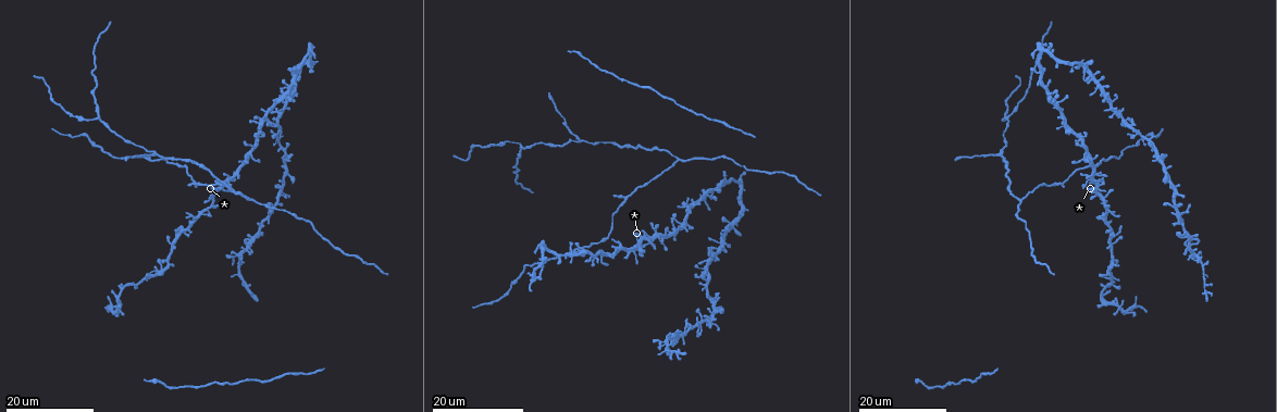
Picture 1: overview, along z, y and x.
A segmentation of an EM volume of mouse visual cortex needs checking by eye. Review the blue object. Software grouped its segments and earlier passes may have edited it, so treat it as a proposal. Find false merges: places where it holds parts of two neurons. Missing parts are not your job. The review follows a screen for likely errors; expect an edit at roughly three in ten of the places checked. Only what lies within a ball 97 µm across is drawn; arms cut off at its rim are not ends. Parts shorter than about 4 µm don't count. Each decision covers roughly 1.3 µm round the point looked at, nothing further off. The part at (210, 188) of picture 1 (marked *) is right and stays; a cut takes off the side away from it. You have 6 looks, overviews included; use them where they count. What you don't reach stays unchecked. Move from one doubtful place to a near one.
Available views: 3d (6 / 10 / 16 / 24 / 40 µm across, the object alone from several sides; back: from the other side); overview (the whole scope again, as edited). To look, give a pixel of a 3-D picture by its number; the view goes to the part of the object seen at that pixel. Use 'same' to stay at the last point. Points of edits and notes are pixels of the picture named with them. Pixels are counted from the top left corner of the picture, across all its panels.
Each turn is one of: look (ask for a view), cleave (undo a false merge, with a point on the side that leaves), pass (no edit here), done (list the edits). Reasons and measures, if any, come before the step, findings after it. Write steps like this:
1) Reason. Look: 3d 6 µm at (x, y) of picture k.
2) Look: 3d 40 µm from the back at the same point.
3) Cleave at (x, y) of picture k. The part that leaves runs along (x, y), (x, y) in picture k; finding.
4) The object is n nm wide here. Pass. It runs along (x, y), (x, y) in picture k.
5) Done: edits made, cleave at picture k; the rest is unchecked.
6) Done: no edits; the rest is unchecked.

Looks like a crossing. Look: 3d 16 µm at (197, 217) of picture 1.

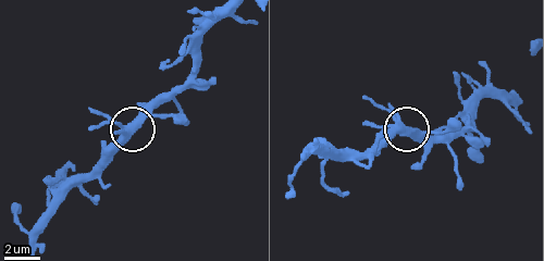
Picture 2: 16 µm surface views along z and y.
Look: 3d 6 µm at (124, 133) of picture 2.

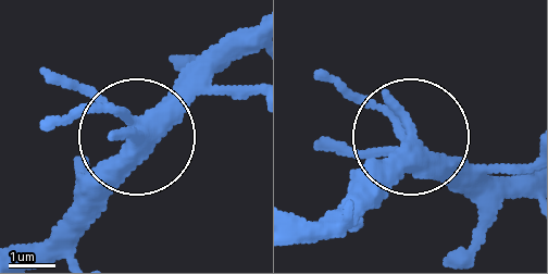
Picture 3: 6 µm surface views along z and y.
5 arms meet here. Pass. It runs along (528, 176), (458, 176), (399, 122), (322, 75) in picture 3; one neuron here.

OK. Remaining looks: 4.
Three arms meet. Look: 3d 24 µm at (581, 139) of picture 1.

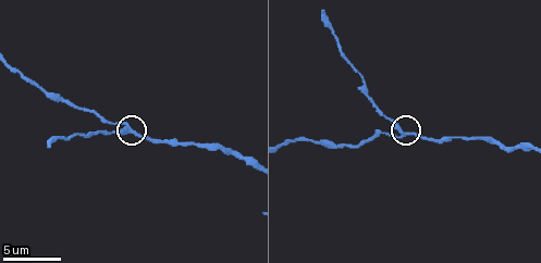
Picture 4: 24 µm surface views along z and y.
Look: 3d 6 µm at (126, 130) of picture 4.

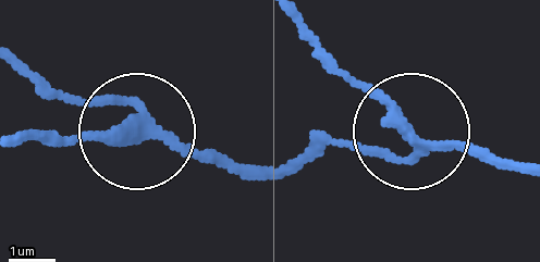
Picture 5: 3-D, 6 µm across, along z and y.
Look: 3d 6 µm from the back at (131, 126) of picture 5.

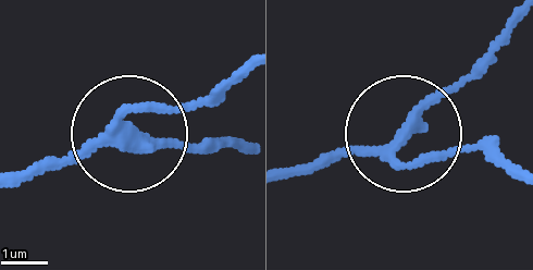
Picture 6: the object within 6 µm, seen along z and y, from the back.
3 arms meet here. Pass. It runs along (295, 174), (376, 147), (423, 115), (513, 26) in picture 6; continuous, no second neuron.

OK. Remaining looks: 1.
Done: no edits; the rest is unchecked.

